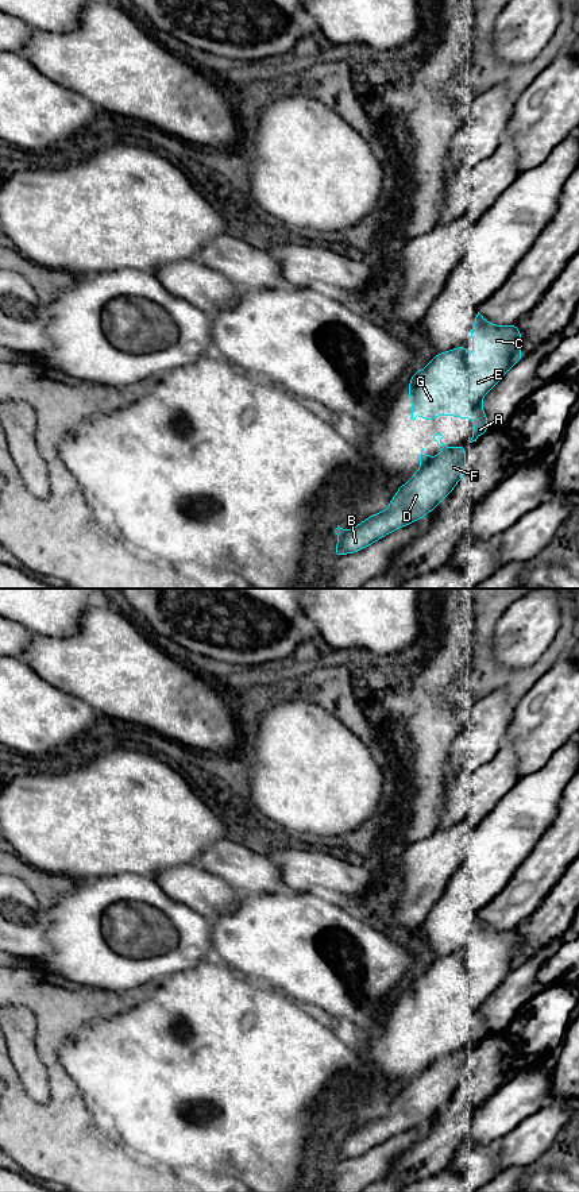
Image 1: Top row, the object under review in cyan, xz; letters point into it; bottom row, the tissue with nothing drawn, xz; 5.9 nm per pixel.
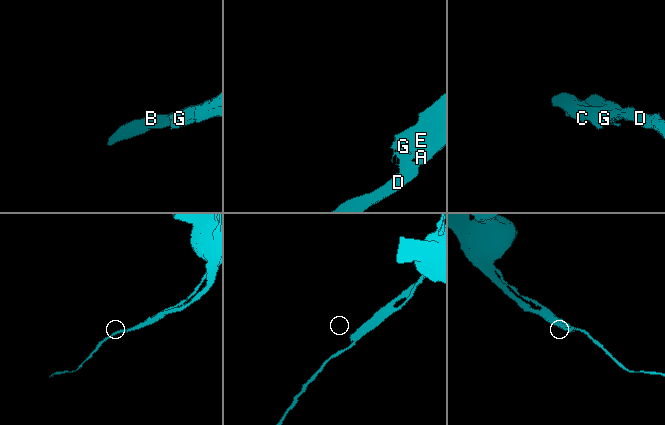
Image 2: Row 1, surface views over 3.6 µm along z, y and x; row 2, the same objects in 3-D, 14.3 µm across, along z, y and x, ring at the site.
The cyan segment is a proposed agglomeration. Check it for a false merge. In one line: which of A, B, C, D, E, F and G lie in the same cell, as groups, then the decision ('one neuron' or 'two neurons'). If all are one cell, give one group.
groups A B D F / C E G; two neurons

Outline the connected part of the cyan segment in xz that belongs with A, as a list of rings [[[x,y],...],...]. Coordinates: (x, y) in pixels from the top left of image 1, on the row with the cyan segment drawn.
[[[480,402],[474,408],[474,431],[470,443],[476,441],[483,433],[489,431],[489,420]]]

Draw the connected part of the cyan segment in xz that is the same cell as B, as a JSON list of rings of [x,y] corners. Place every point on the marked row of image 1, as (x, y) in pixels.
[[[458,445],[431,458],[405,485],[398,487],[385,512],[368,516],[350,531],[337,525],[333,532],[337,535],[339,544],[332,553],[339,558],[359,552],[435,510],[466,475],[467,450],[464,445]]]

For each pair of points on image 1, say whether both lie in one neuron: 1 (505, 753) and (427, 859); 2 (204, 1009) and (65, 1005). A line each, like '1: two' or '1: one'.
1: one
2: two

